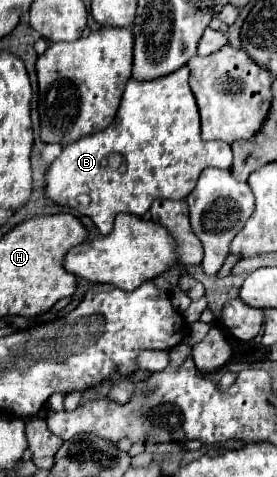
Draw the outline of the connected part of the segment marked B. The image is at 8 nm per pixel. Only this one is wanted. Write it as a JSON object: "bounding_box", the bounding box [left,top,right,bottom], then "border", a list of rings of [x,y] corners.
{"bounding_box":[45,66,233,236],"border":[[[181,66],[167,78],[155,78],[149,82],[135,82],[135,78],[131,78],[113,124],[103,132],[63,146],[59,158],[47,172],[45,196],[61,206],[75,208],[80,214],[91,216],[99,232],[107,236],[113,230],[113,220],[117,214],[127,212],[143,216],[151,208],[153,200],[183,200],[195,188],[197,178],[205,168],[229,168],[231,162],[233,152],[229,144],[201,140],[199,110],[189,88],[189,70],[187,66]]]}

